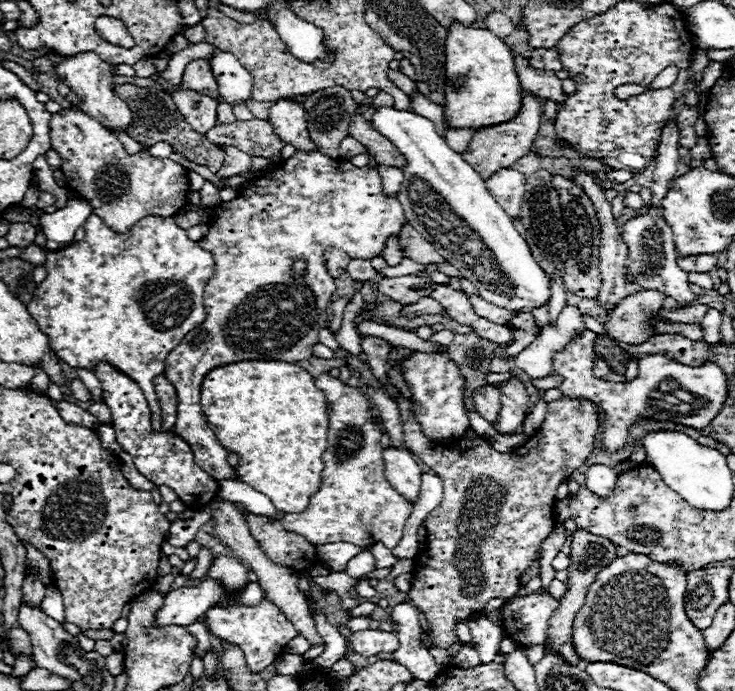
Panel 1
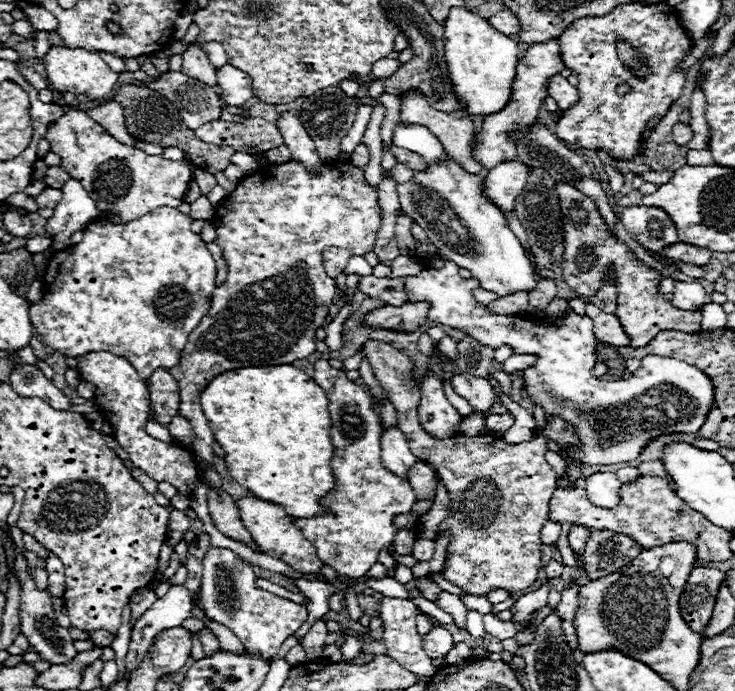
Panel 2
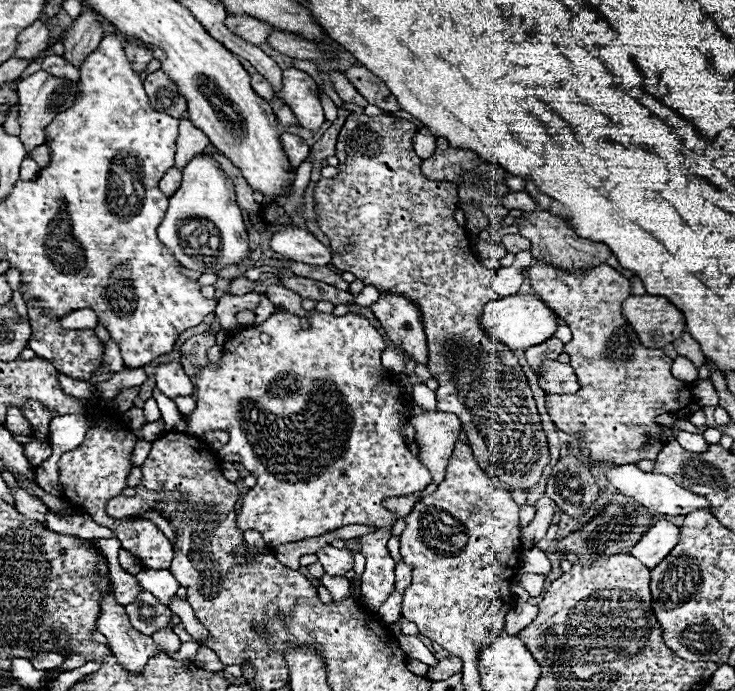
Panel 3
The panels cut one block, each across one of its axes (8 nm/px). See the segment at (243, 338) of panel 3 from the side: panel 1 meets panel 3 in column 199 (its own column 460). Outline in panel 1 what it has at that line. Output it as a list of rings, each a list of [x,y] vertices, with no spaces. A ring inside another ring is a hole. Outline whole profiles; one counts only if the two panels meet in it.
[[[416,352],[402,364],[404,380],[412,388],[412,402],[414,402],[414,416],[422,426],[422,432],[434,442],[452,442],[462,438],[466,428],[470,426],[466,406],[464,406],[464,378],[458,366],[442,356],[442,354],[422,354]]]

